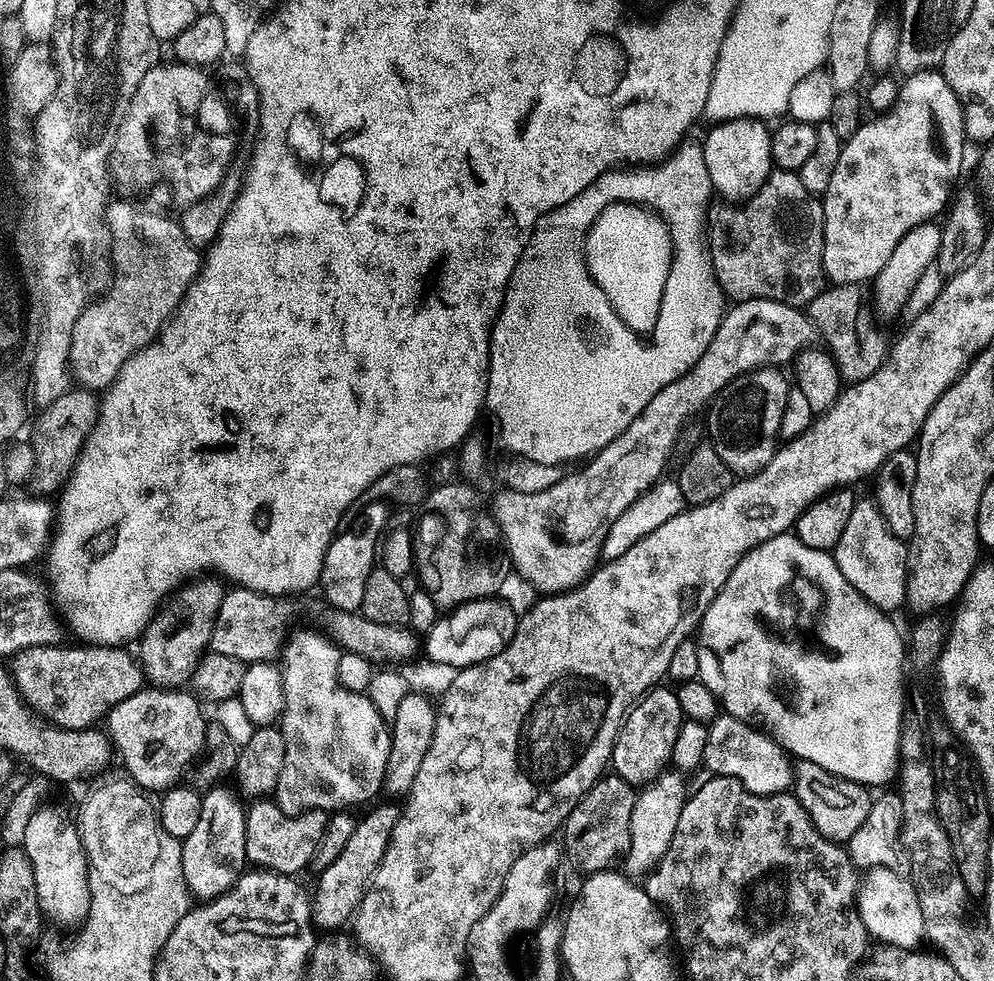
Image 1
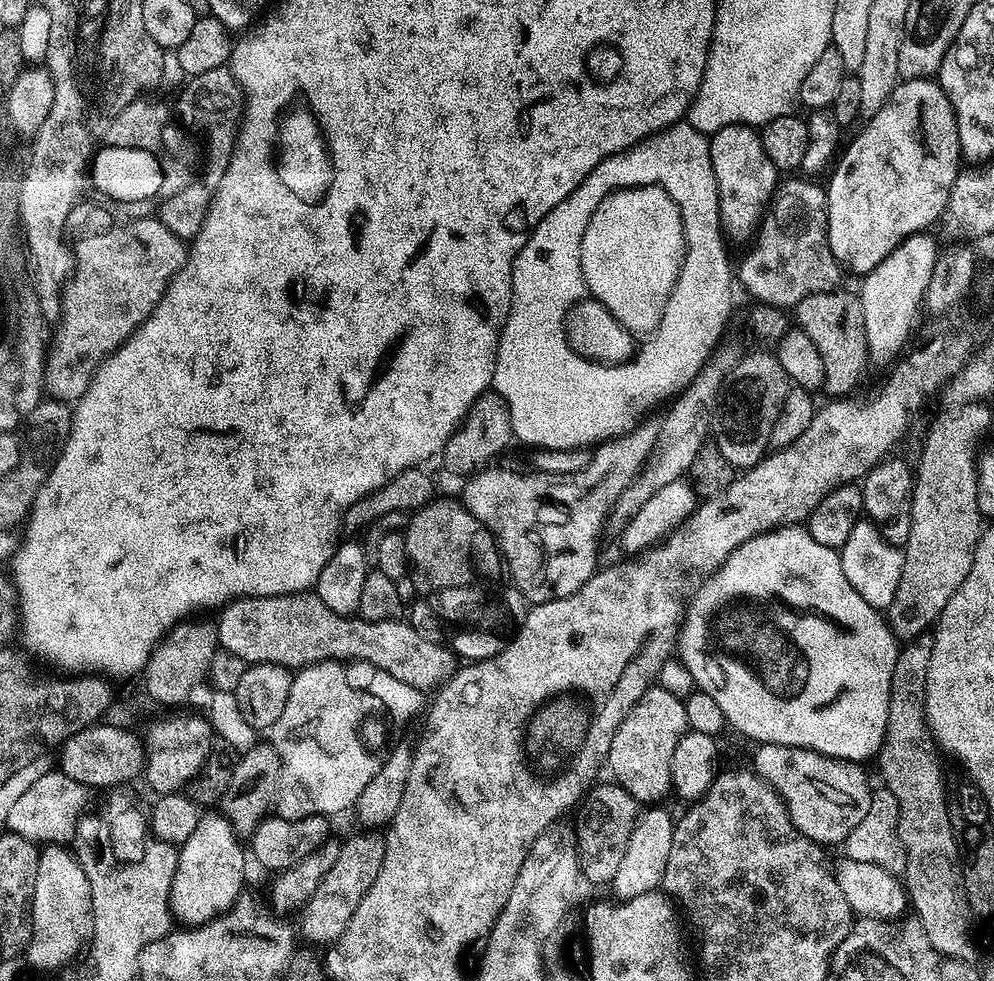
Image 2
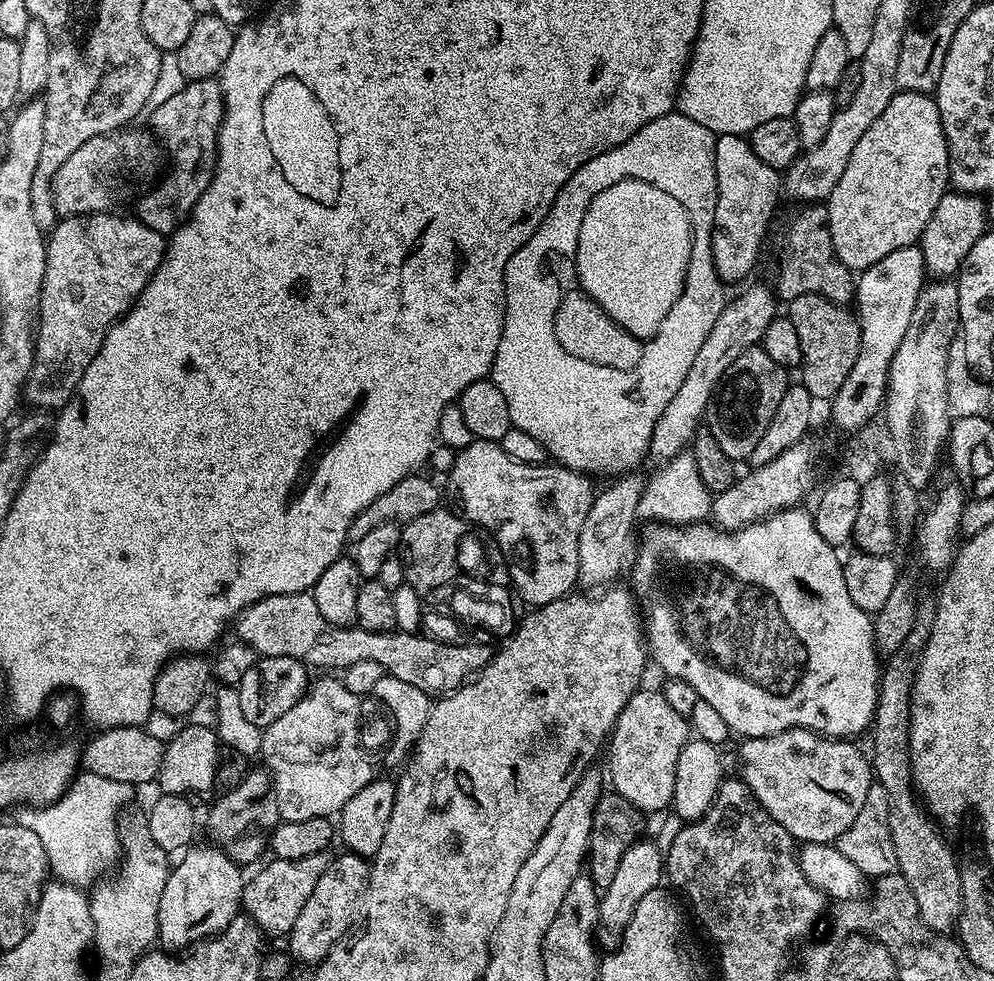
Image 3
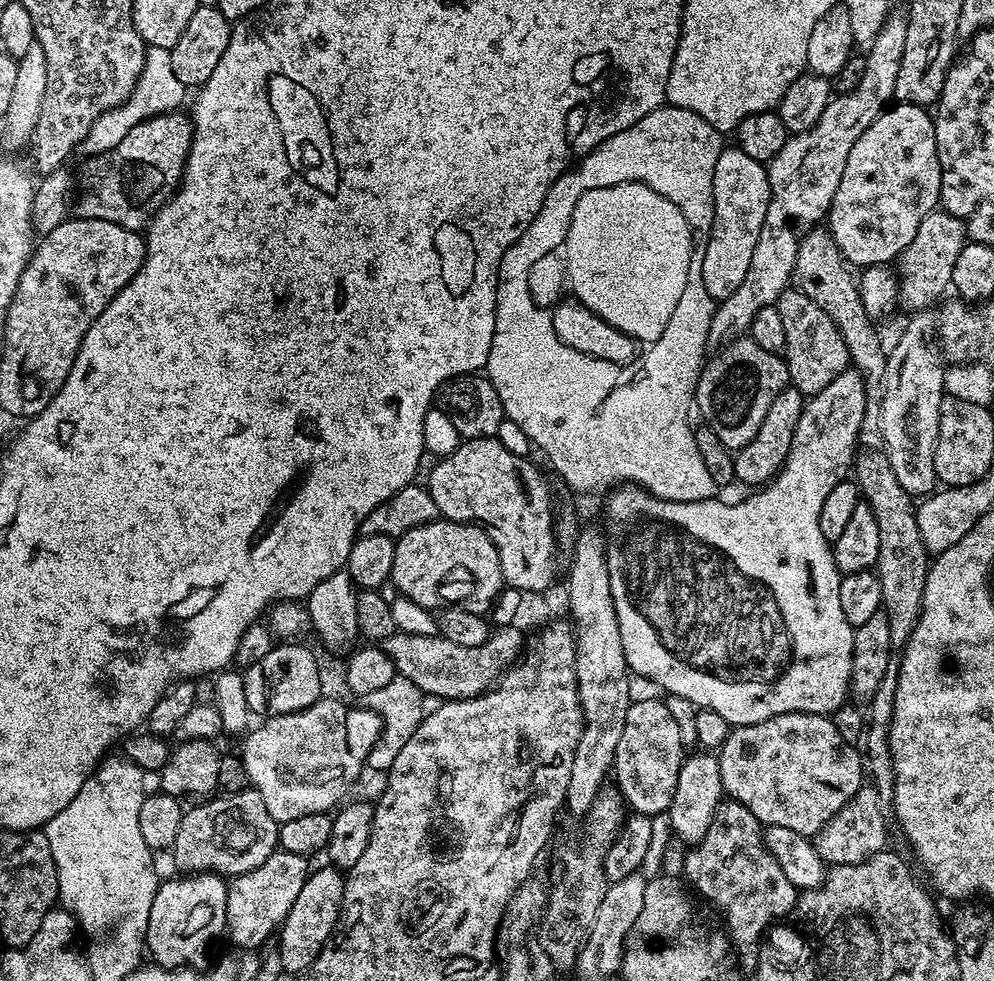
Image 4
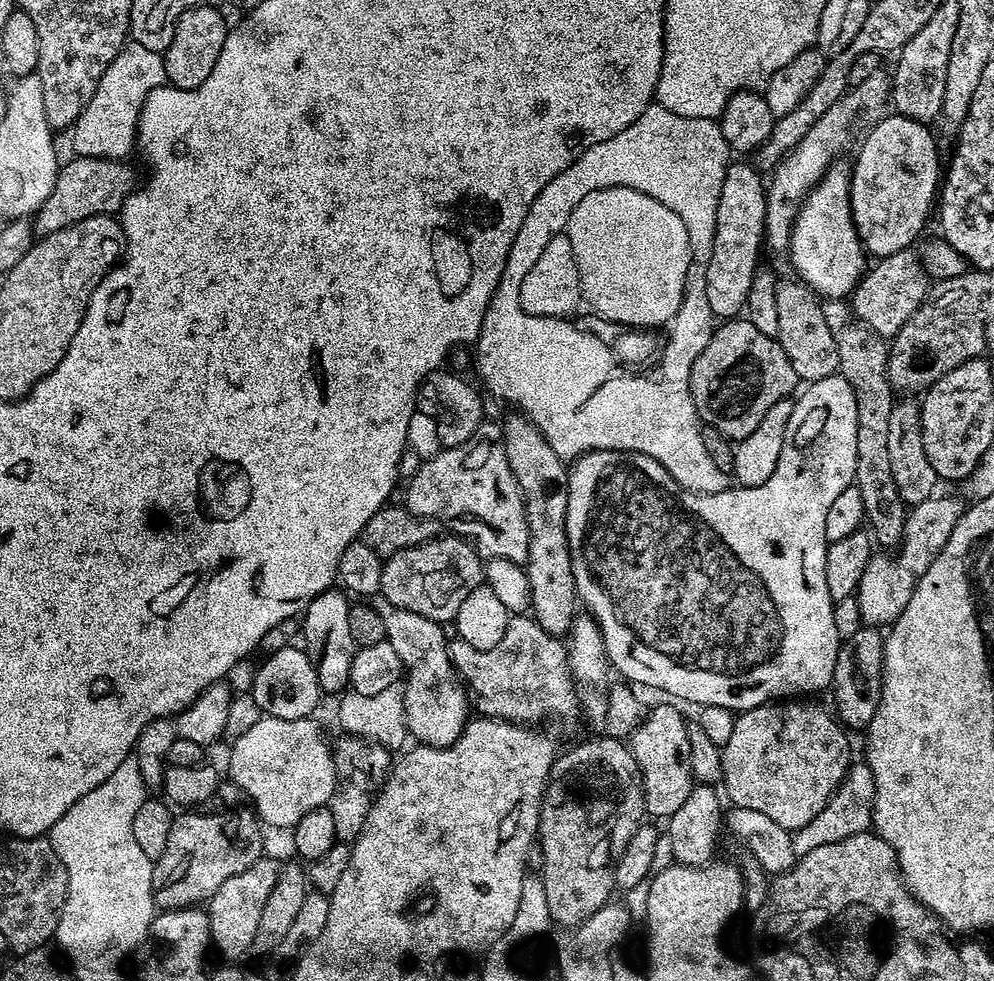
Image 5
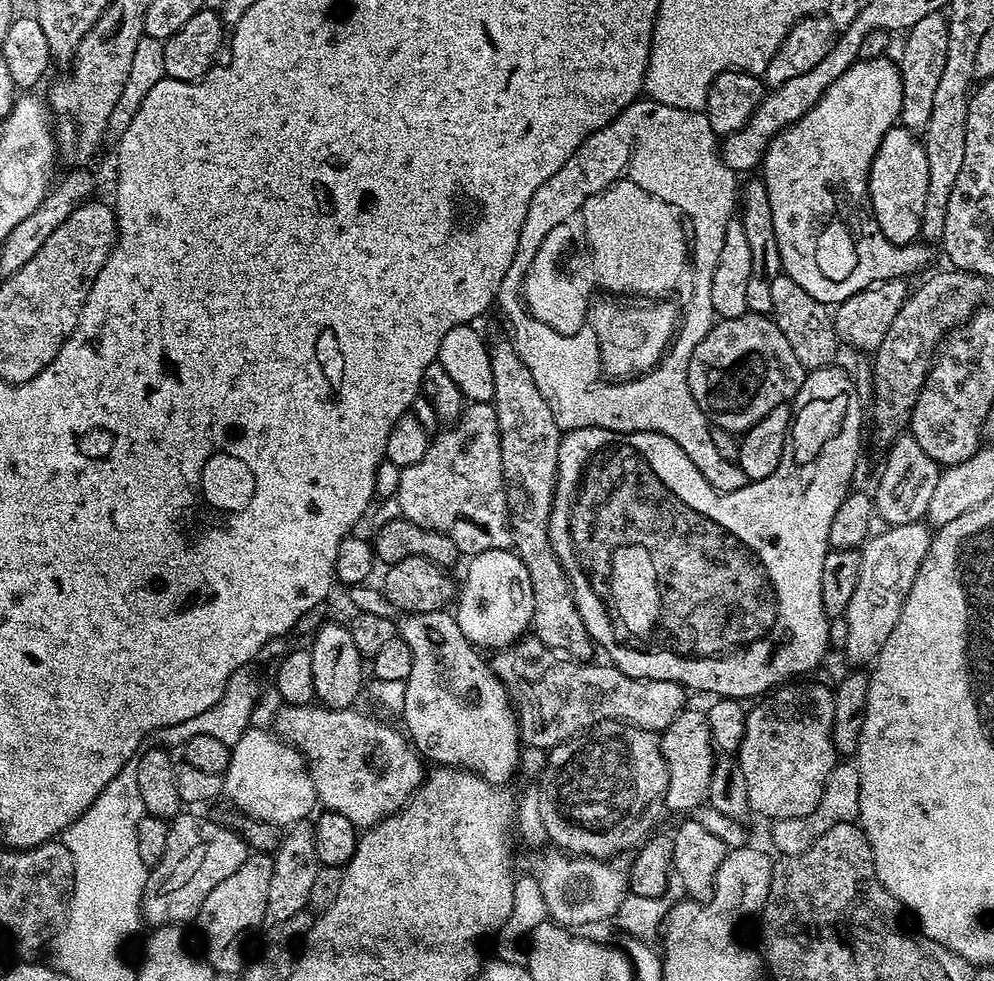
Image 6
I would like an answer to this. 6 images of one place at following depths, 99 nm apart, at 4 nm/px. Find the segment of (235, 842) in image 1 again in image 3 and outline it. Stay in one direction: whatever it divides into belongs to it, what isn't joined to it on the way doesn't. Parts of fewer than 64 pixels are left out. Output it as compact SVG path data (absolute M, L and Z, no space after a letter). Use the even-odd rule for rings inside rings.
M192 846L187 849L179 857L180 865L173 867L171 871L168 873L168 877L166 878L166 886L162 890L162 898L158 902L158 940L161 945L165 949L168 950L188 950L191 949L193 946L200 943L201 940L206 940L211 937L218 935L220 932L223 932L224 929L230 926L230 922L235 920L238 913L241 911L242 908L242 897L244 895L244 886L246 883L246 876L243 872L241 865L235 864L222 849L215 847L215 846L207 846L208 848L196 848L197 846Z

